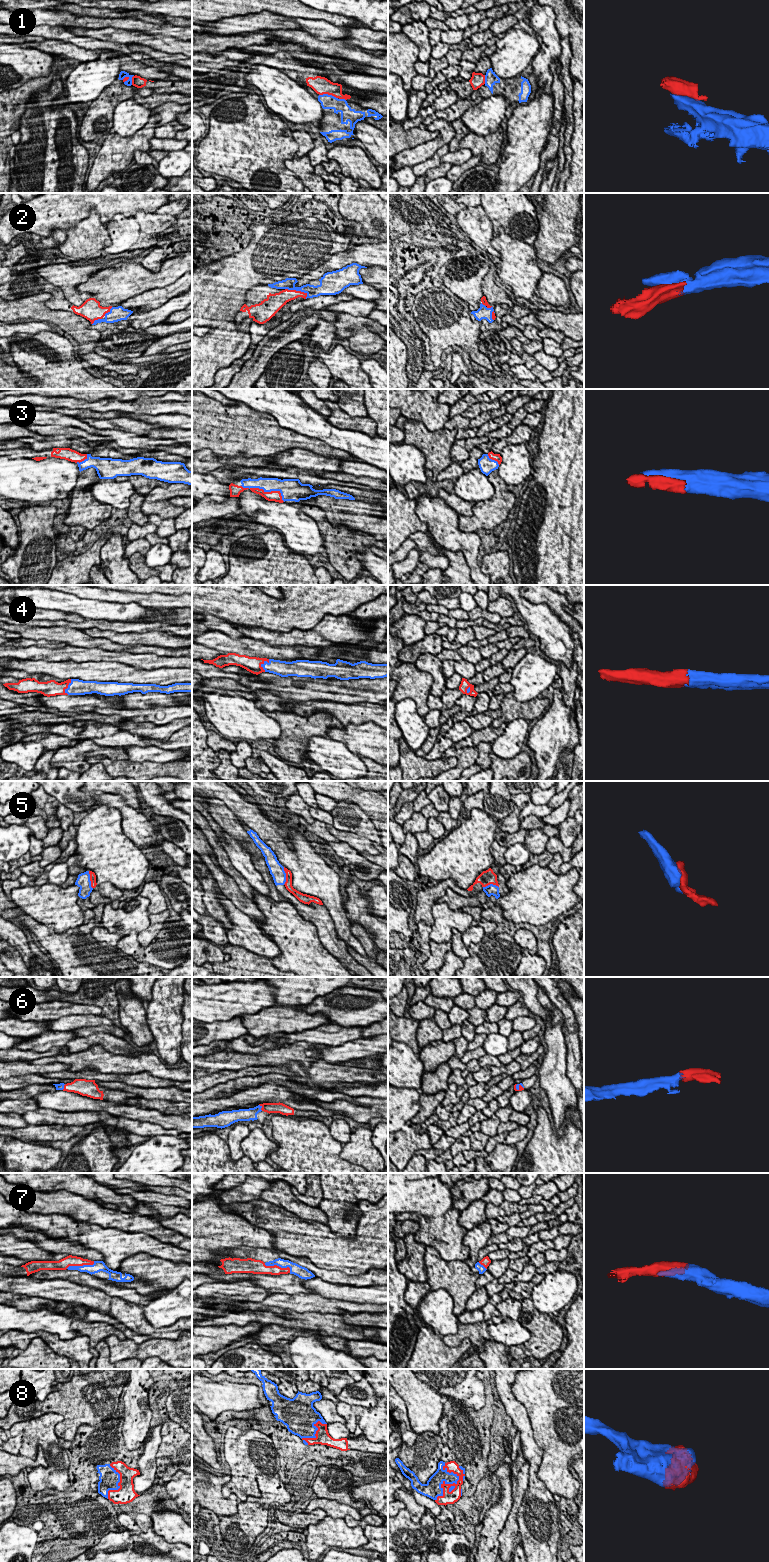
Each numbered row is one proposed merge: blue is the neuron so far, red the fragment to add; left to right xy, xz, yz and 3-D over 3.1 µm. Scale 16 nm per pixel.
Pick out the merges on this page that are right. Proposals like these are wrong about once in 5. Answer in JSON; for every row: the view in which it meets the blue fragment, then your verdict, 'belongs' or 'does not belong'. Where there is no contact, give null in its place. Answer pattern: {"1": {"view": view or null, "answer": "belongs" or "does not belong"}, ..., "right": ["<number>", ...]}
{"1": {"view": "xz", "answer": "does not belong"}, "2": {"view": "xz", "answer": "belongs"}, "3": {"view": "xz", "answer": "belongs"}, "4": {"view": "xz", "answer": "belongs"}, "5": {"view": "xz", "answer": "does not belong"}, "6": {"view": "xz", "answer": "belongs"}, "7": {"view": "xz", "answer": "belongs"}, "8": {"view": "yz", "answer": "belongs"}, "right": ["2", "3", "4", "6", "7", "8"]}

